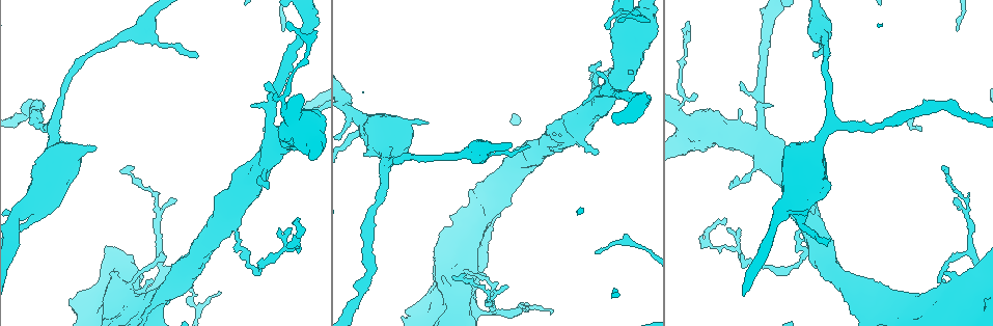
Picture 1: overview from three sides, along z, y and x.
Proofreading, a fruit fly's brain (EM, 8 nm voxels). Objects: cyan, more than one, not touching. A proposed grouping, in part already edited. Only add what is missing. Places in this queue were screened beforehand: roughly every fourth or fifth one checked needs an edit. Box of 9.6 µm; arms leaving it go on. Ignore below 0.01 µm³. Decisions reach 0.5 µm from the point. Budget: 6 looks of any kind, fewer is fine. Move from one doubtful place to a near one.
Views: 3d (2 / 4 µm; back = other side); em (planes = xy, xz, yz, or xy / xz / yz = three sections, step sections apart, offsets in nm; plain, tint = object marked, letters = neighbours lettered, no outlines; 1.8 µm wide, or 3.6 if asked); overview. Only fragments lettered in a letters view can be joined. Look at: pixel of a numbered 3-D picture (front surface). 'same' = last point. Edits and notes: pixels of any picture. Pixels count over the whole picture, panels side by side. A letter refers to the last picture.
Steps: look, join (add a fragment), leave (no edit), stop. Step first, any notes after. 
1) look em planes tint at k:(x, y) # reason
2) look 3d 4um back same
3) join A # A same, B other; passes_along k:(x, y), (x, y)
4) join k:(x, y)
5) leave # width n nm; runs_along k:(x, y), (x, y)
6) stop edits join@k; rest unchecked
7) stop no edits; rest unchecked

look 3d 2um at 1:(198, 56) # thin end

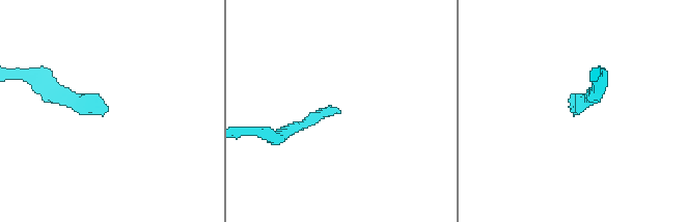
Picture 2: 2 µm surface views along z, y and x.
look em planes tint at 2:(337, 108)

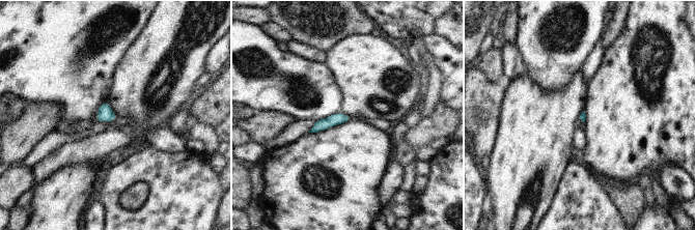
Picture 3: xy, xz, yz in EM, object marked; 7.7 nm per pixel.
look em planes letters same

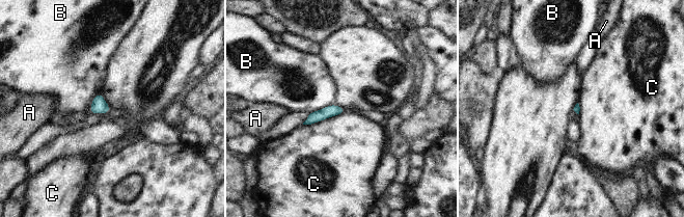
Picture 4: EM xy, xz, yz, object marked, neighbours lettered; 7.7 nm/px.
leave # A other, B other, C other; runs_along 4:(340, 110), (330, 110), (308, 121); no lettered fragment goes on from it

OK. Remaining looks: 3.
look em planes letters at 1:(771, 106) # free end

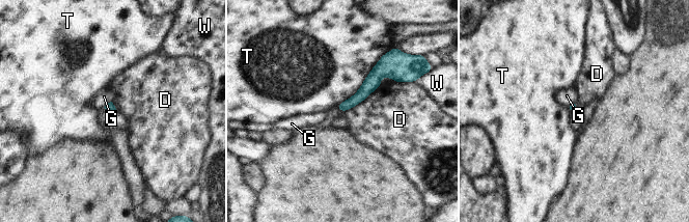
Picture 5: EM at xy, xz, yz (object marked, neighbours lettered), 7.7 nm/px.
leave # longest_contact T 600 nm; D other, G other, T other, W other; none of them fits

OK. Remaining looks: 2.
look em planes letters at 1:(276, 92) # tapers out

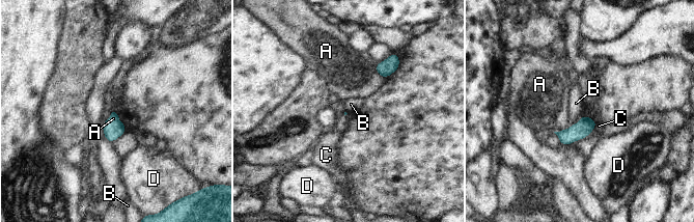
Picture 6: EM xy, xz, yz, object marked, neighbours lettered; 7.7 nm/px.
leave # A other, B other, C other, D other; border 6:(578, 122), (572, 125); none of them fits

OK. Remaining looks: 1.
stop no edits; rest unchecked

